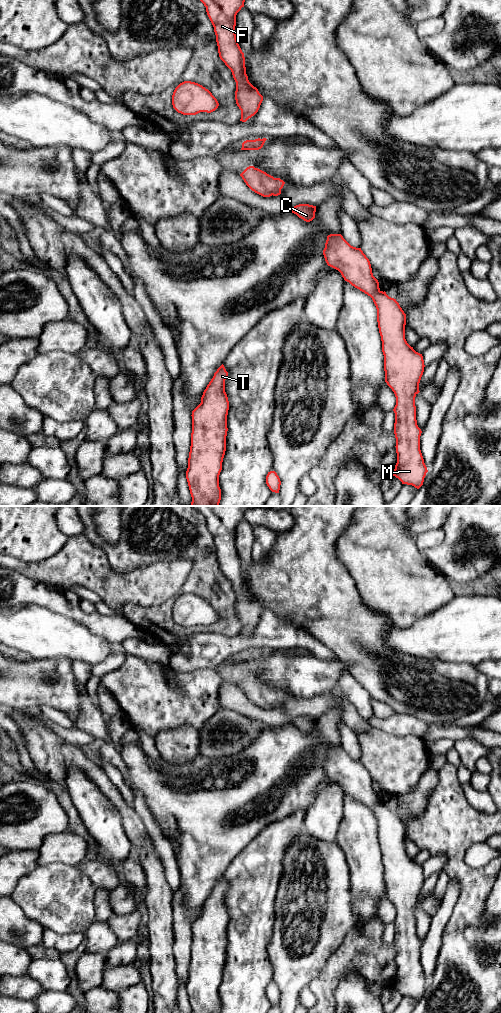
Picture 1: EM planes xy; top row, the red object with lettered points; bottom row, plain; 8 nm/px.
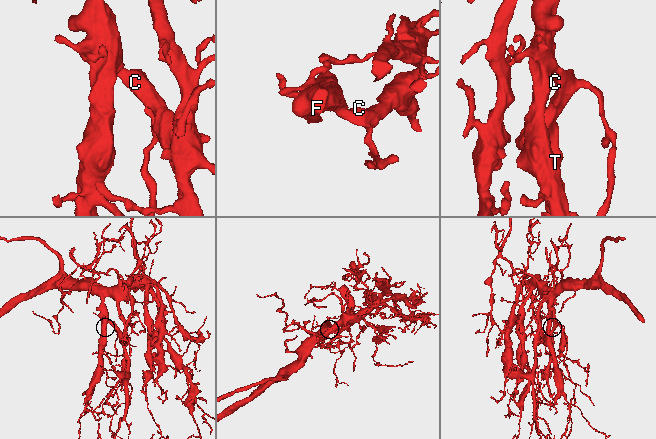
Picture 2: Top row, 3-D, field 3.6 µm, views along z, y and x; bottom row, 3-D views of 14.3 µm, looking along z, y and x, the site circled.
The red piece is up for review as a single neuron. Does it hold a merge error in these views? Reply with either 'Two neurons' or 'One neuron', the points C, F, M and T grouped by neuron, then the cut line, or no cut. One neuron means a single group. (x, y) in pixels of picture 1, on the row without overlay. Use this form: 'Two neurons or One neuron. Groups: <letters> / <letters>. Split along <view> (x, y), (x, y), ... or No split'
One neuron. Groups: C F M T. No split

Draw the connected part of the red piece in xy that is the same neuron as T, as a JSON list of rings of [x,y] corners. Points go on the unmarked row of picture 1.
[[[222,876],[214,885],[201,909],[201,915],[192,923],[191,958],[188,970],[186,991],[192,1013],[220,1013],[221,1001],[219,987],[226,963],[227,927],[229,913],[225,904],[225,892],[228,889]]]

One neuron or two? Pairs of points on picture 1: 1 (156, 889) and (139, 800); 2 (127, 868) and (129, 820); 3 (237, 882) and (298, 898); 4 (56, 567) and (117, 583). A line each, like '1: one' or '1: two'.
1: two
2: one
3: two
4: one

